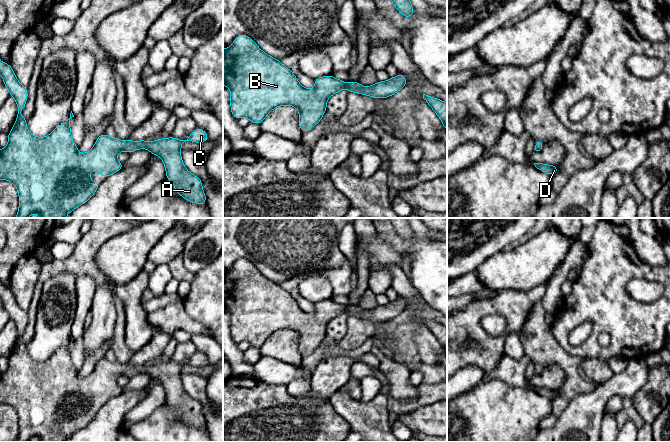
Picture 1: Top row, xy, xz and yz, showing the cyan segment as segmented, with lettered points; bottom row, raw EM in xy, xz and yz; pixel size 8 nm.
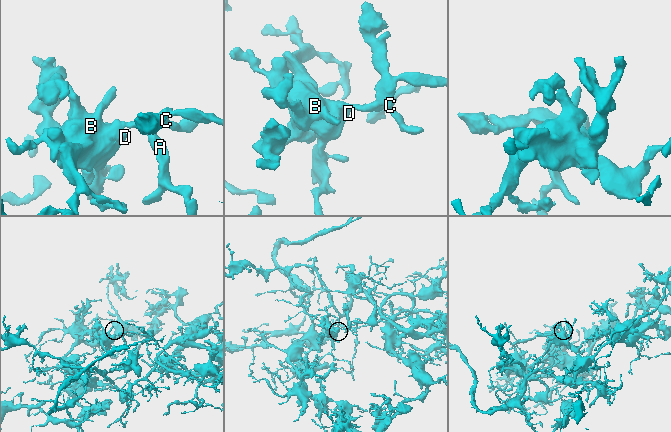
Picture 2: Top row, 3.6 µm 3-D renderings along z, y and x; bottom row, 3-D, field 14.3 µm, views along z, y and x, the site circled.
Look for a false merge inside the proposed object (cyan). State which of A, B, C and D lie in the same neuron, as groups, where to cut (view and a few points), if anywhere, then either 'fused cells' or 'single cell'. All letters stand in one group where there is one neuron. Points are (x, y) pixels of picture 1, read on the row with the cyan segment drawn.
groups A B C D; cut none; single cell

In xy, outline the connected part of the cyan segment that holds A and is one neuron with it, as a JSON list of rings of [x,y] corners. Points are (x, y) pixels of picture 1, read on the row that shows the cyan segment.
[[[1,60],[0,74],[9,95],[16,100],[18,108],[16,122],[8,133],[8,144],[0,150],[0,180],[12,182],[19,195],[19,208],[15,218],[28,218],[33,213],[37,213],[39,218],[65,218],[75,208],[87,202],[100,186],[100,182],[93,182],[90,179],[92,169],[107,178],[124,167],[117,159],[121,150],[132,153],[138,149],[148,149],[152,155],[157,155],[162,159],[166,178],[173,184],[180,196],[192,203],[200,205],[207,203],[201,179],[186,169],[181,157],[181,146],[185,141],[201,143],[209,140],[203,129],[197,127],[187,140],[169,137],[151,142],[146,140],[122,141],[104,133],[96,139],[89,152],[81,154],[71,137],[70,119],[74,117],[72,111],[70,118],[56,127],[48,136],[43,138],[33,136],[27,128],[26,118],[20,114],[26,105],[27,88],[17,80],[11,65]]]

